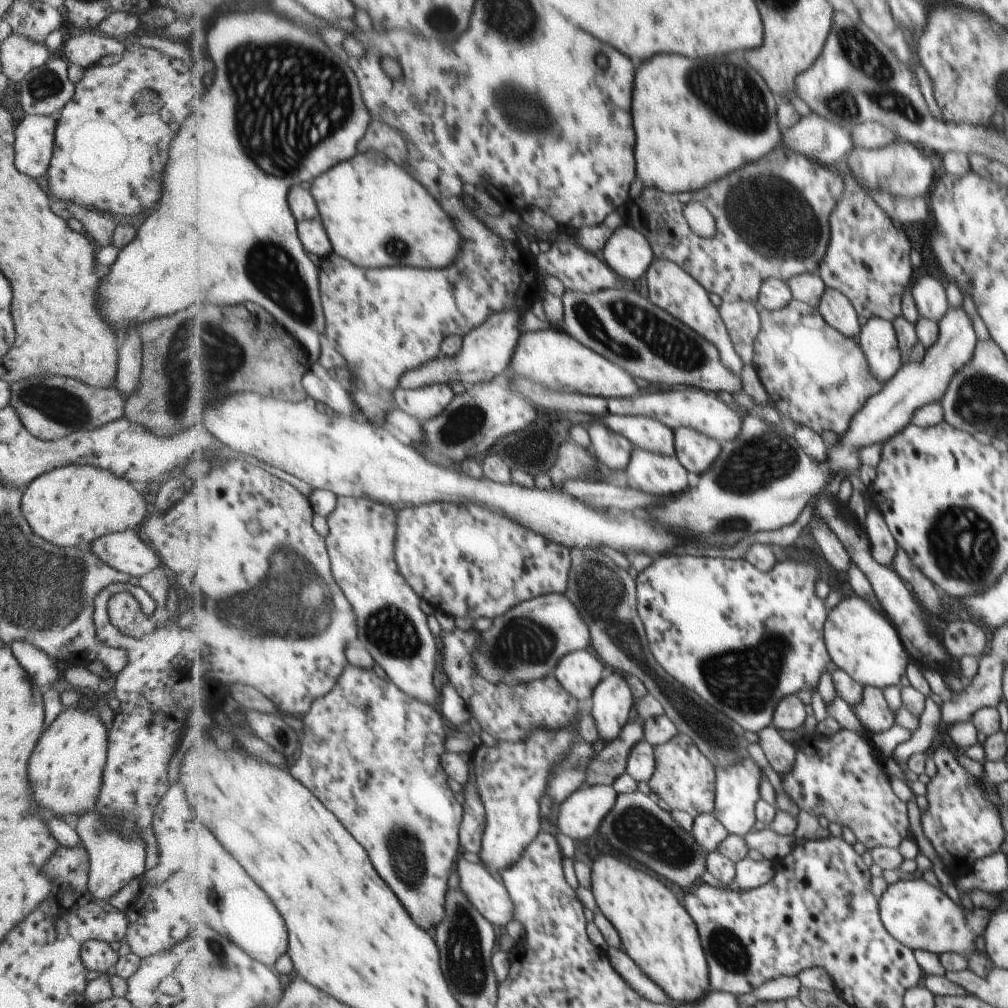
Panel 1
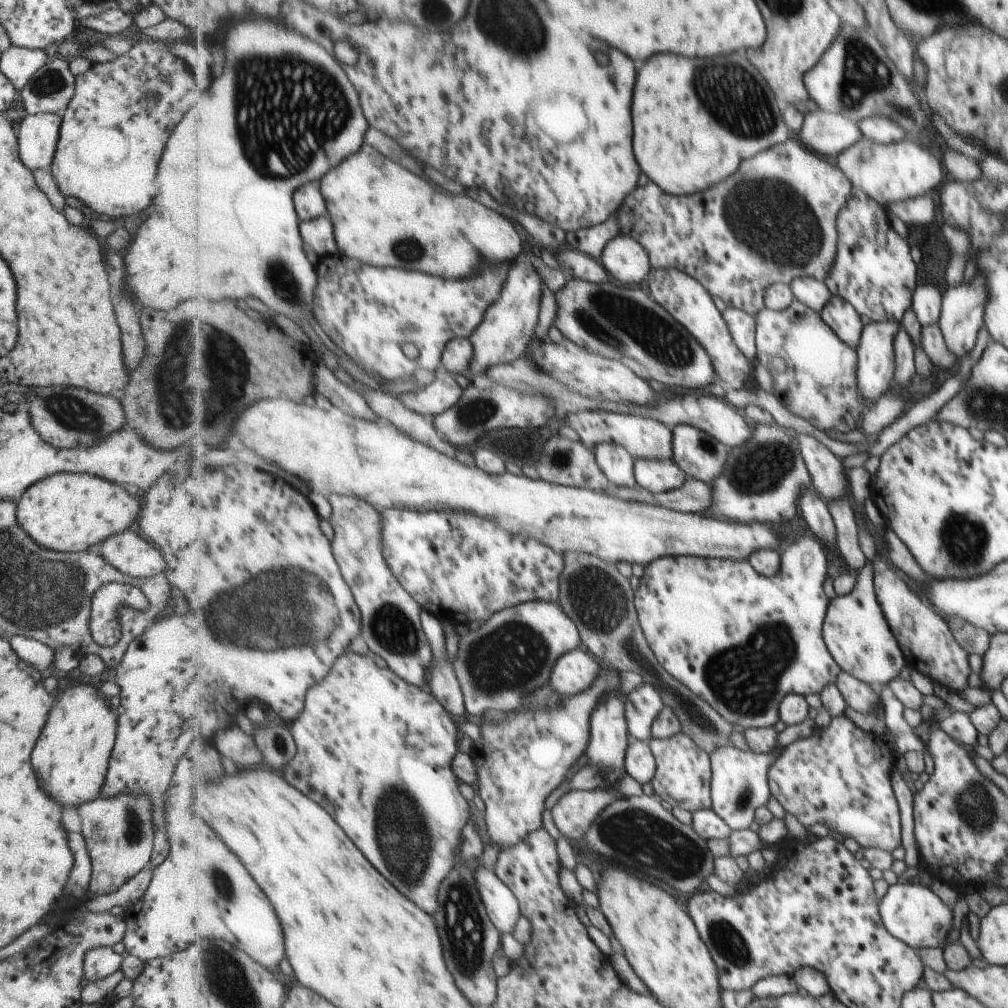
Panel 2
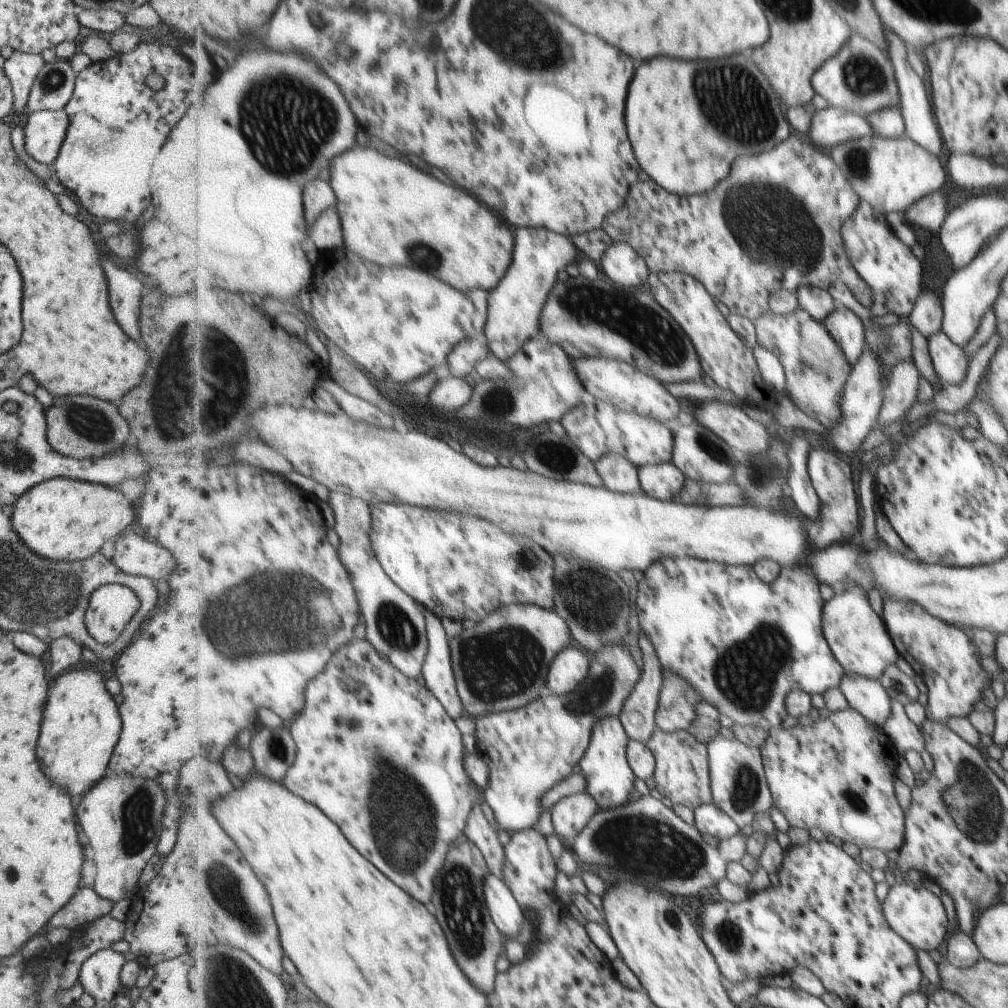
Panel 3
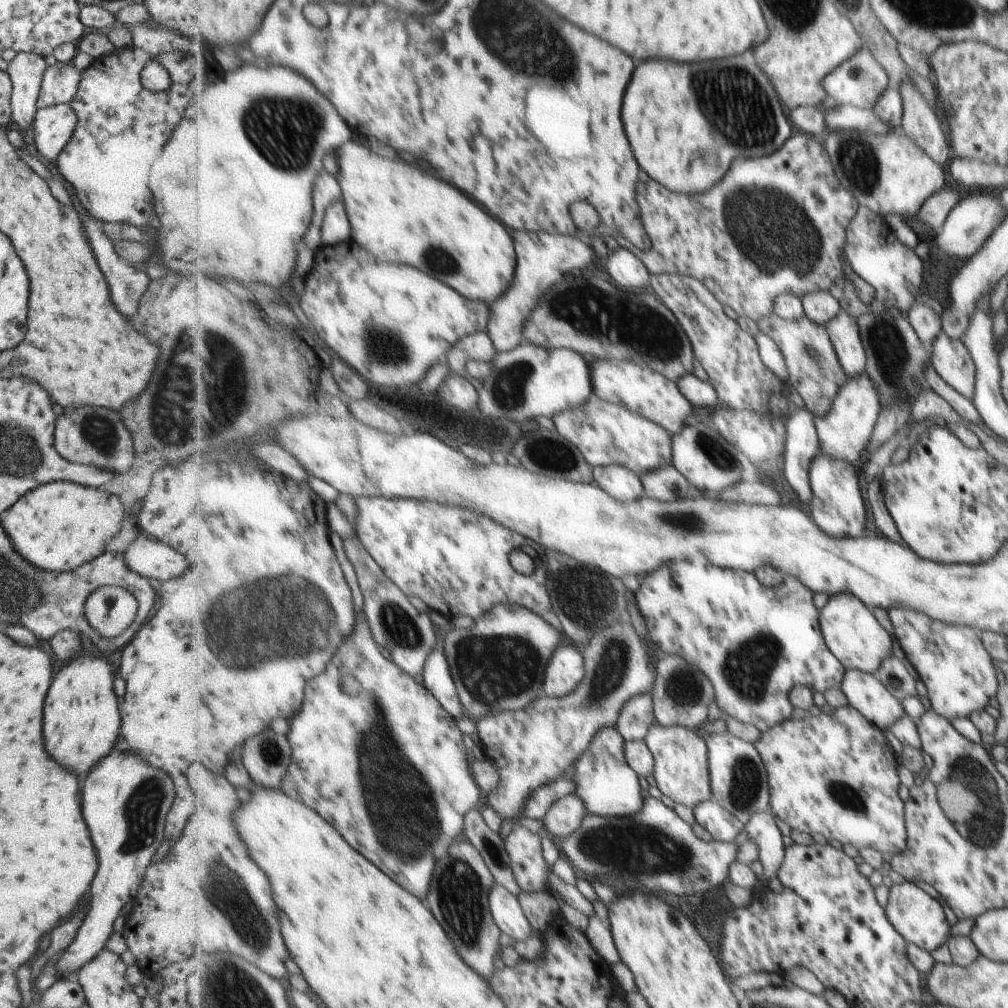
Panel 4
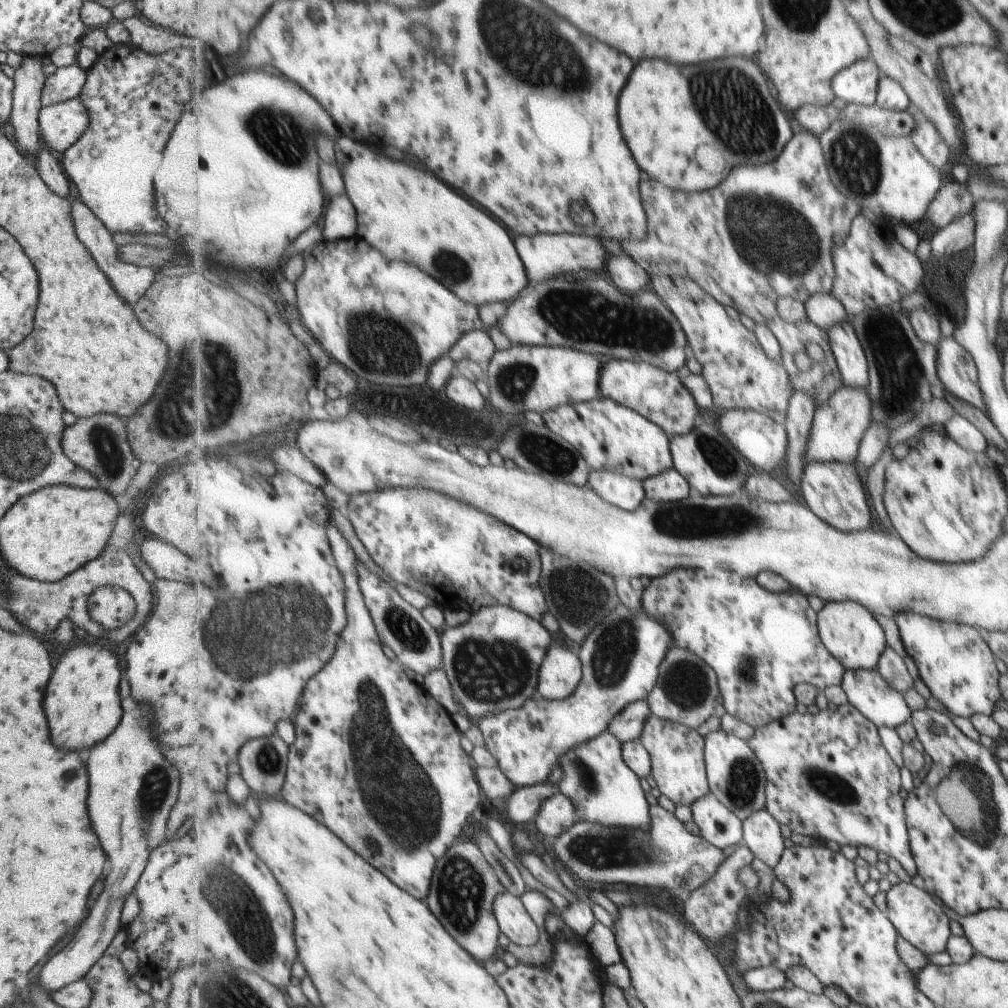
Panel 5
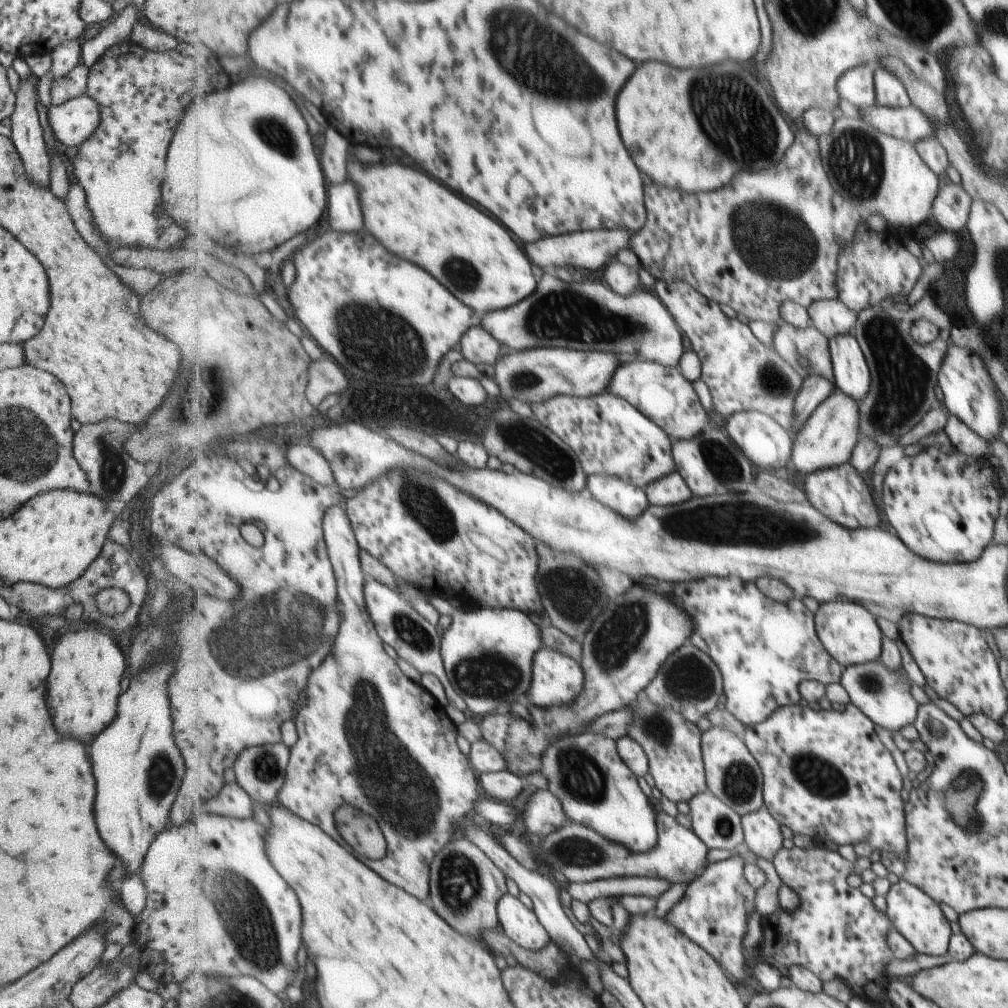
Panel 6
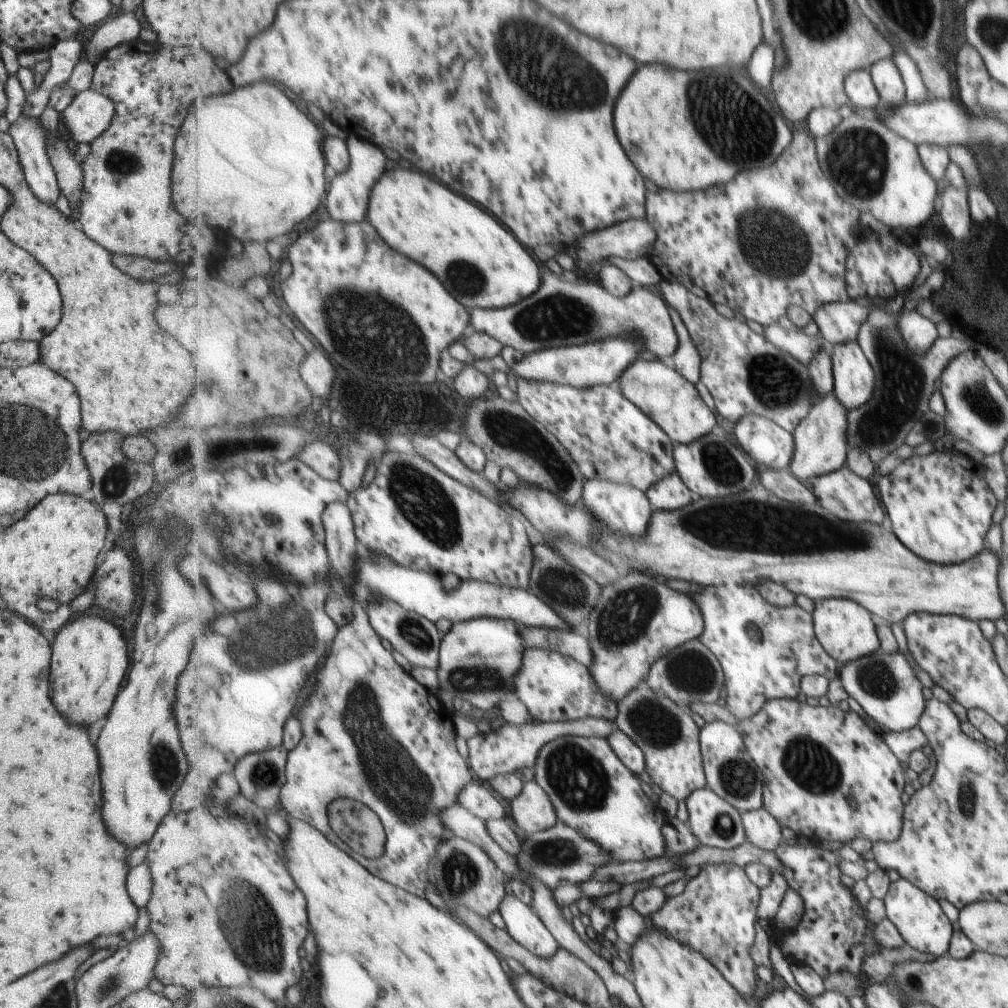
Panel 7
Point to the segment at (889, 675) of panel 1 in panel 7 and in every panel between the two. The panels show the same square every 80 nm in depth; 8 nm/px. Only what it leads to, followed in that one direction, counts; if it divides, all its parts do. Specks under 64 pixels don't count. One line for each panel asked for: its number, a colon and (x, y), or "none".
2: (859, 638)
3: (859, 640)
4: (850, 630)
5: (850, 633)
6: (847, 630)
7: (844, 627)

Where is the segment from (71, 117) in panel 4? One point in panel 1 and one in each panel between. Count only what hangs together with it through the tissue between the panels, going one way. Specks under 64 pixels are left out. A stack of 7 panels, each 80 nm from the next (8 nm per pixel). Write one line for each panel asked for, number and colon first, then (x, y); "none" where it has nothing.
1: (33, 135)
2: (37, 134)
3: (43, 131)

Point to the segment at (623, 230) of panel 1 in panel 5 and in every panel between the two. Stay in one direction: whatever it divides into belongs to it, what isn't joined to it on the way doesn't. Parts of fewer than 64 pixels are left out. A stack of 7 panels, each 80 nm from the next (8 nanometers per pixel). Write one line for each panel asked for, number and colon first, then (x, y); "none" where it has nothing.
2: (625, 258)
3: (621, 262)
4: (628, 270)
5: (631, 277)

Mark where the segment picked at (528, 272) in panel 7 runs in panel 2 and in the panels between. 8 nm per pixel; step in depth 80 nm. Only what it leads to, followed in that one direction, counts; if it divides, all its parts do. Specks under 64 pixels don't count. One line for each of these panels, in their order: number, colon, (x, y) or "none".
2: (384, 215)
3: (393, 214)
4: (398, 212)
5: (409, 214)
6: (410, 213)

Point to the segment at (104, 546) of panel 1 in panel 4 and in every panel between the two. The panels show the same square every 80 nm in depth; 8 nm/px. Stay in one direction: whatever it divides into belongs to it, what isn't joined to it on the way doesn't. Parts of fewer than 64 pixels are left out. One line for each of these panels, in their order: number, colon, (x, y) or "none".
2: (128, 553)
3: (135, 555)
4: (147, 557)

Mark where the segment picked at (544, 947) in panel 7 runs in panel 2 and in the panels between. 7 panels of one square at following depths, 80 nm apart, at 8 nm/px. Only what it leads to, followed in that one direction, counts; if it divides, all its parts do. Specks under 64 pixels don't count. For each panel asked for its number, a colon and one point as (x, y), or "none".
2: (502, 906)
3: (506, 912)
4: (507, 910)
5: (516, 923)
6: (520, 923)

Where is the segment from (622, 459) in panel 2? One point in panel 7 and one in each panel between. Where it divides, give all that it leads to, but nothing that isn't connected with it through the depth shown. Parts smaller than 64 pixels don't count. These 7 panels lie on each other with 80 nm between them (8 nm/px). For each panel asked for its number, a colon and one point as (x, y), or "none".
3: (620, 475)
4: (619, 480)
5: (628, 493)
6: (632, 500)
7: (624, 508)

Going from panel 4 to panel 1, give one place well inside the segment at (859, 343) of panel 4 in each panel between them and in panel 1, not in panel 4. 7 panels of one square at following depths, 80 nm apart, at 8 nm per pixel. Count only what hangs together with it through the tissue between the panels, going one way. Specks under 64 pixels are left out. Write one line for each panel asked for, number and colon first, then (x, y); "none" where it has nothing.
1: (837, 308)
2: (842, 316)
3: (846, 326)

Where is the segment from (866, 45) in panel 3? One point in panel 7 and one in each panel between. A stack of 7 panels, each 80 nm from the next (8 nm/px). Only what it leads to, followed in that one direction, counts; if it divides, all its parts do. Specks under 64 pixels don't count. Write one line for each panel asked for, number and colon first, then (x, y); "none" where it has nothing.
4: (861, 80)
5: (857, 84)
6: (857, 86)
7: (858, 85)

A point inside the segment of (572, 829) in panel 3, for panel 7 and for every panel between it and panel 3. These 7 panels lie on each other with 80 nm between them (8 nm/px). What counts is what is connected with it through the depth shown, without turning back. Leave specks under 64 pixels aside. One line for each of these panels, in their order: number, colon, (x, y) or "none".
4: (565, 817)
5: (559, 813)
6: (544, 814)
7: (533, 810)

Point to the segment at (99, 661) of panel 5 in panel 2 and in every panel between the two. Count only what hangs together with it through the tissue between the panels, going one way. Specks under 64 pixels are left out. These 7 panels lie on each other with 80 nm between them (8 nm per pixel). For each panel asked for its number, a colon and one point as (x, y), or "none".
2: (70, 757)
3: (80, 726)
4: (81, 722)

